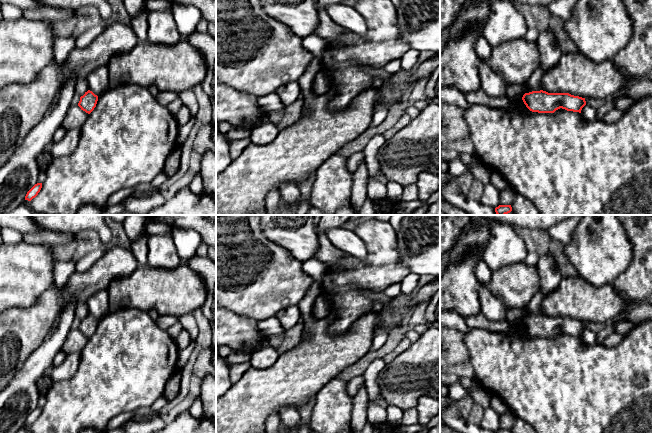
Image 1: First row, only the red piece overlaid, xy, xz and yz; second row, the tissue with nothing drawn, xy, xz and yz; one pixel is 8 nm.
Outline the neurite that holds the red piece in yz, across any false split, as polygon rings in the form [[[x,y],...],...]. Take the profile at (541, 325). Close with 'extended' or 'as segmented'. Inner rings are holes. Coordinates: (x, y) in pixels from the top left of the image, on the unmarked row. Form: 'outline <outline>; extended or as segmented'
outline [[[543,314],[525,317],[522,324],[530,335],[538,337],[554,337],[560,332],[581,337],[586,329],[585,322],[569,317],[548,317]]]; as segmented

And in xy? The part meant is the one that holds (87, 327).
outline [[[88,314],[83,320],[80,321],[78,330],[81,332],[81,334],[90,338],[96,331],[97,325],[98,320],[95,319],[92,315]]]; as segmented

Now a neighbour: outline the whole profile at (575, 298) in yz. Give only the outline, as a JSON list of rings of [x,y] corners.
[[[579,276],[563,278],[549,295],[544,296],[541,309],[548,317],[569,317],[582,322],[606,323],[621,316],[626,306],[625,300],[615,291],[613,285],[594,286]]]

